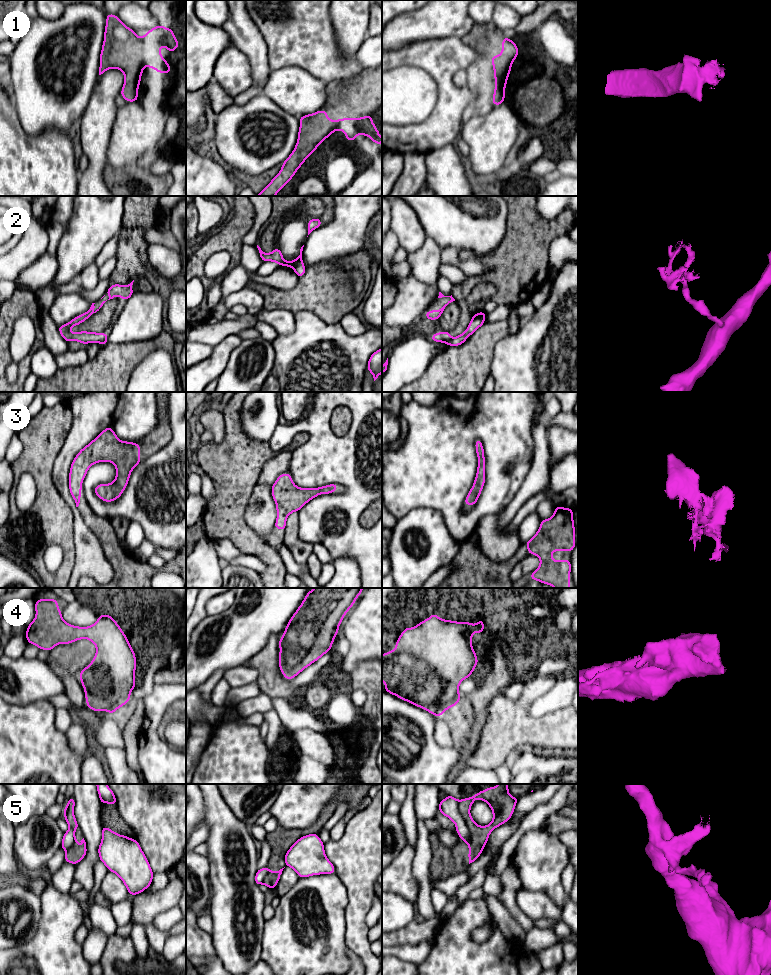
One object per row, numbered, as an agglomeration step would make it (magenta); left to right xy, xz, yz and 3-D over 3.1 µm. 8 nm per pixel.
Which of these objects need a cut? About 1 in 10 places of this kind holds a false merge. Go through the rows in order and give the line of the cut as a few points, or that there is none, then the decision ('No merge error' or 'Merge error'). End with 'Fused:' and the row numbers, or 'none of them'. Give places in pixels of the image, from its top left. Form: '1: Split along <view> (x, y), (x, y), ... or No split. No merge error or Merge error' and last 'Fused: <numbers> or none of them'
1: No split. No merge error
2: Split along xz (302, 260), (293, 267). Merge error
3: No split. No merge error
4: No split. No merge error
5: Split along yz (458, 801), (458, 811), (472, 836), (472, 840), (468, 844). Merge error
Fused: 2, 5

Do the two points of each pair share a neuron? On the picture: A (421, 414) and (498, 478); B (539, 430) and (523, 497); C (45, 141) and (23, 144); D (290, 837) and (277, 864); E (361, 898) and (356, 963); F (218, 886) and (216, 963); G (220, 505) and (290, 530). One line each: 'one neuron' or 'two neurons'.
A: one neuron
B: one neuron
C: one neuron
D: one neuron
E: two neurons
F: two neurons
G: two neurons

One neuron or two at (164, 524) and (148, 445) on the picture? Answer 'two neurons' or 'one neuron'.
two neurons

